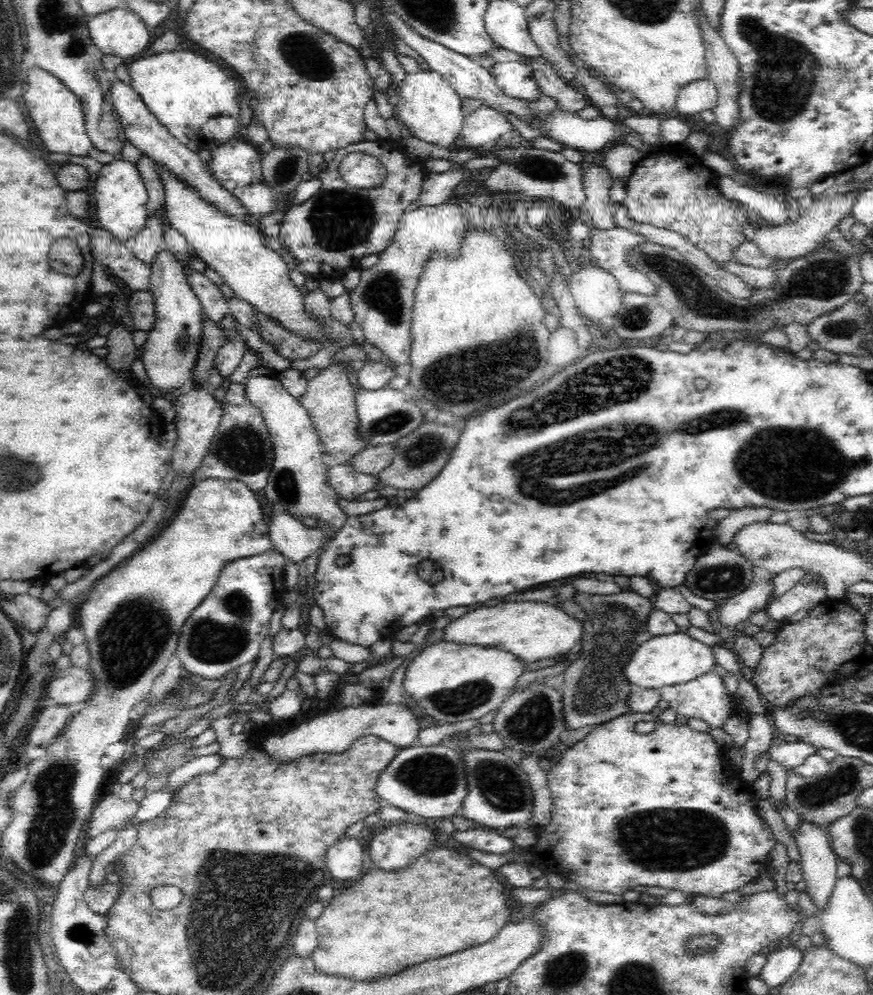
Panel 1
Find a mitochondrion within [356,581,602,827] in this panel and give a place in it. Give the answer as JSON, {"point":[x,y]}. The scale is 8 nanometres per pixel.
{"point":[432,774]}

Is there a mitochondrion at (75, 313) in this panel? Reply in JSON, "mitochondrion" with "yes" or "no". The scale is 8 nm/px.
{"mitochondrion":"no"}

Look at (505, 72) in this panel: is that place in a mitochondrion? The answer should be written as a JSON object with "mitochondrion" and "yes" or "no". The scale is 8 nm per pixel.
{"mitochondrion":"no"}

